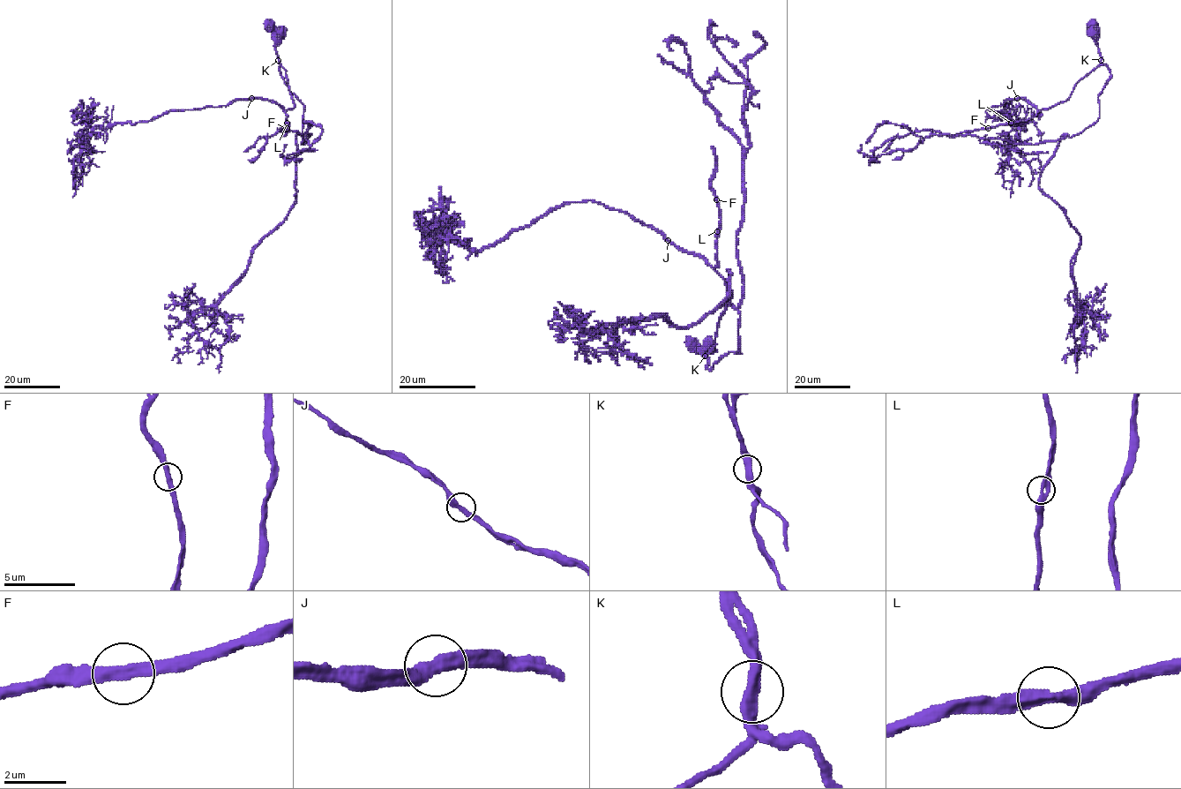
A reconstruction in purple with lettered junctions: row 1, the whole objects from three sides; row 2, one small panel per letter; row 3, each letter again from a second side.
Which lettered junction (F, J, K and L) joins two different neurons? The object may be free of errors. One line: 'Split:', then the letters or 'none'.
Split: K

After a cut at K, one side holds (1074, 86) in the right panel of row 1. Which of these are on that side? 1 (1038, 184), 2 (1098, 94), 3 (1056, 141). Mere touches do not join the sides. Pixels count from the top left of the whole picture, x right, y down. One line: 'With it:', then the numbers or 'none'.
With it: none

